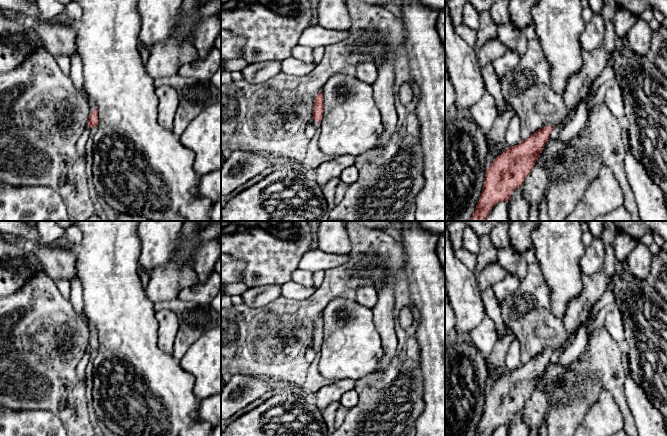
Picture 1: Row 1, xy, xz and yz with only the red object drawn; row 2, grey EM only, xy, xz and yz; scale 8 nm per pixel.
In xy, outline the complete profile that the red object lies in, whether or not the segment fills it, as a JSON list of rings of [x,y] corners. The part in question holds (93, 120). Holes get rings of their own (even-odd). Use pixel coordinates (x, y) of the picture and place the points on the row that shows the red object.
[[[85,94],[85,95],[86,95],[86,97],[87,97],[87,100],[88,100],[88,102],[89,102],[89,106],[90,106],[90,114],[89,114],[88,126],[89,126],[90,128],[97,127],[97,126],[98,126],[99,119],[98,119],[98,110],[97,110],[97,108],[96,108],[96,104],[95,104],[95,102],[94,102],[92,99],[90,99],[90,98],[87,96],[87,94]]]

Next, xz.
[[[321,91],[316,95],[314,100],[313,116],[311,121],[317,129],[321,124],[323,111],[324,111],[324,100],[323,100],[323,94]]]

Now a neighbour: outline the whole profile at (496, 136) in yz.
[[[505,101],[503,113],[497,114],[492,128],[487,132],[487,138],[490,142],[490,151],[493,155],[498,155],[501,151],[505,151],[508,148],[506,143],[506,130],[510,120],[514,116],[516,116],[515,111]]]

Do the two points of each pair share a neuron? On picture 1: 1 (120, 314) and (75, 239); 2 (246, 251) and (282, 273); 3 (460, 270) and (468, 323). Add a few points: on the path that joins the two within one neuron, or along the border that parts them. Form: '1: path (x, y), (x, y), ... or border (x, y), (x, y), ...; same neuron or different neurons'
1: border (81, 231), (81, 242), (77, 246); different neurons
2: path (255, 251), (260, 251), (273, 264); same neuron
3: path (462, 283), (468, 310); same neuron

